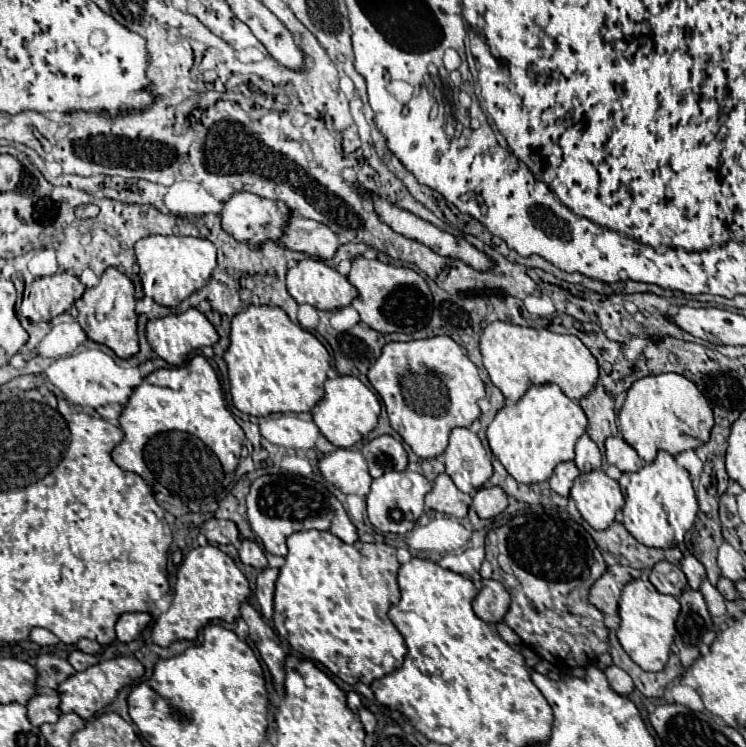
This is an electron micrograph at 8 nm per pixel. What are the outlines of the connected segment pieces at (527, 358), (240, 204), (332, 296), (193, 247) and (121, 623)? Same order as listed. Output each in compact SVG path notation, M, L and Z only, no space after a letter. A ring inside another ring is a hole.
M491 322L479 338L483 354L483 366L487 368L491 382L509 400L519 400L533 384L553 382L571 400L587 396L597 382L597 360L591 350L571 334L555 334L545 328L523 328L507 322Z
M241 190L241 192L235 192L227 202L223 202L219 216L221 216L221 228L225 232L229 232L239 242L247 242L251 248L257 248L259 242L277 240L281 236L281 228L289 216L289 210L285 204L263 200L251 192Z
M305 258L287 270L287 292L297 304L311 304L317 310L349 306L357 296L345 276L315 258Z
M145 236L135 244L137 264L141 268L143 292L161 306L177 306L181 300L203 288L217 266L213 242L187 236Z
M141 612L119 616L119 620L115 624L117 640L119 642L131 642L131 640L135 640L143 632L143 628L149 624L149 620L151 620L151 616L149 614L141 614Z

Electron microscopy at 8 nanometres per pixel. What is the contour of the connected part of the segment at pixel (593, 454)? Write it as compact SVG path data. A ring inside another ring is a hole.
M583 434L575 444L575 464L581 472L593 472L601 466L601 452L587 434Z

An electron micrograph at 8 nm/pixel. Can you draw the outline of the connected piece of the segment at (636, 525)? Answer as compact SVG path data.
M659 450L651 464L645 464L637 472L623 472L619 486L625 496L623 526L637 542L651 548L675 548L683 542L687 530L695 522L699 506L689 472L679 466L669 452Z

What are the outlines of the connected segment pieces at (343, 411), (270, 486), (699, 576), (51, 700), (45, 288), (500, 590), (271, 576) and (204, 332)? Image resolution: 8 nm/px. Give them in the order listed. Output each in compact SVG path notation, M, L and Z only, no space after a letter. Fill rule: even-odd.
M337 376L325 382L323 398L313 406L313 422L321 430L321 434L337 448L349 448L363 440L375 426L379 418L379 398L373 390L369 390L359 378L355 376Z
M263 474L251 484L251 492L247 494L247 520L253 532L263 540L263 546L269 554L285 556L287 546L285 540L293 532L301 530L327 530L339 536L345 544L353 544L359 540L357 528L345 512L343 504L319 482L313 482L303 476L293 474Z
M693 556L683 558L679 564L681 564L681 570L683 570L685 576L687 576L689 586L691 586L693 590L699 590L701 582L705 580L705 568L703 568L703 564L701 564L697 558L693 558Z
M43 692L43 694L35 694L29 702L27 702L27 710L29 710L29 720L35 726L41 726L45 722L55 722L61 714L59 710L59 694L57 692Z
M71 272L35 278L25 287L20 314L27 316L31 322L51 320L67 312L75 300L83 296L83 292L85 286Z
M481 580L483 588L477 594L477 598L473 600L473 610L475 614L489 622L489 624L497 624L503 620L505 612L509 610L509 594L505 590L505 586L497 580Z
M265 568L259 572L257 576L257 588L255 588L255 596L257 602L261 606L261 614L263 618L271 620L273 616L273 590L275 590L275 580L277 580L279 570L275 568Z
M189 308L187 312L181 312L181 314L171 314L171 316L155 318L147 322L147 342L151 350L159 358L163 358L167 364L173 364L173 366L185 364L193 352L197 352L203 346L213 346L217 340L219 336L215 328L211 326L211 322L195 308Z

